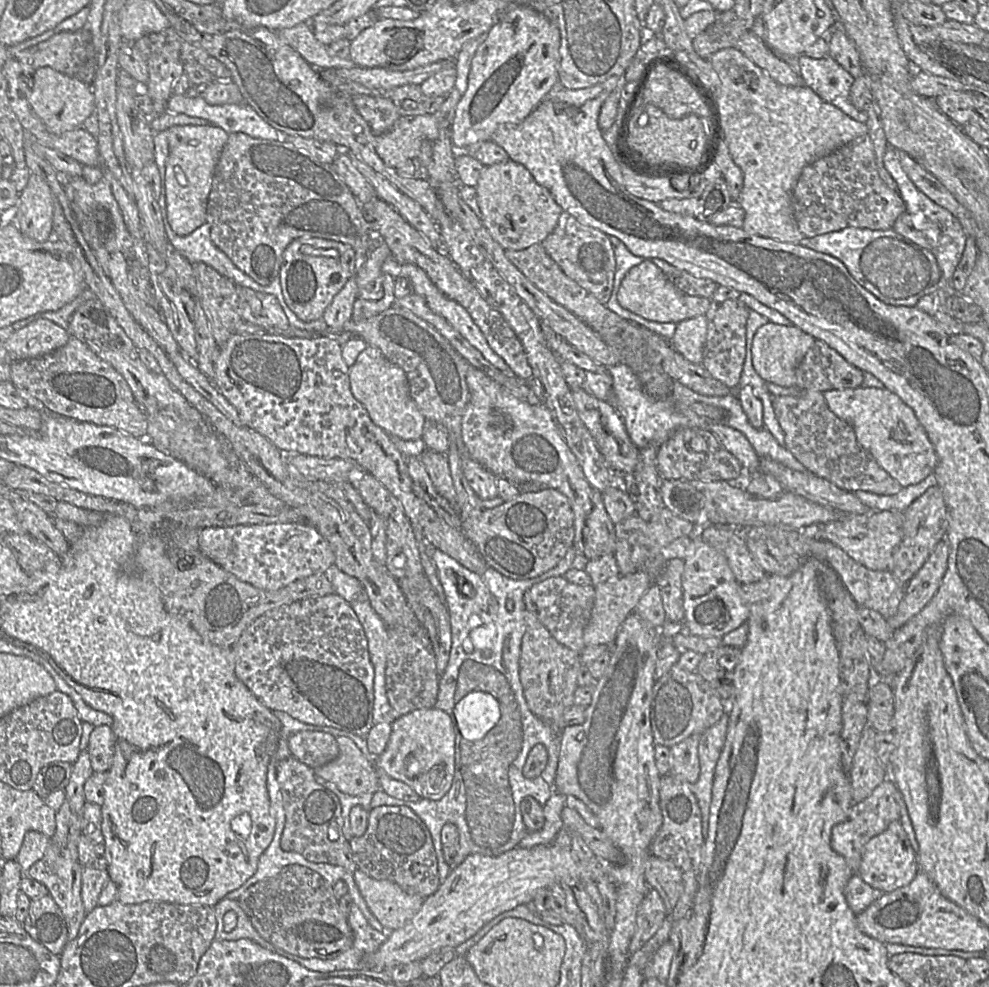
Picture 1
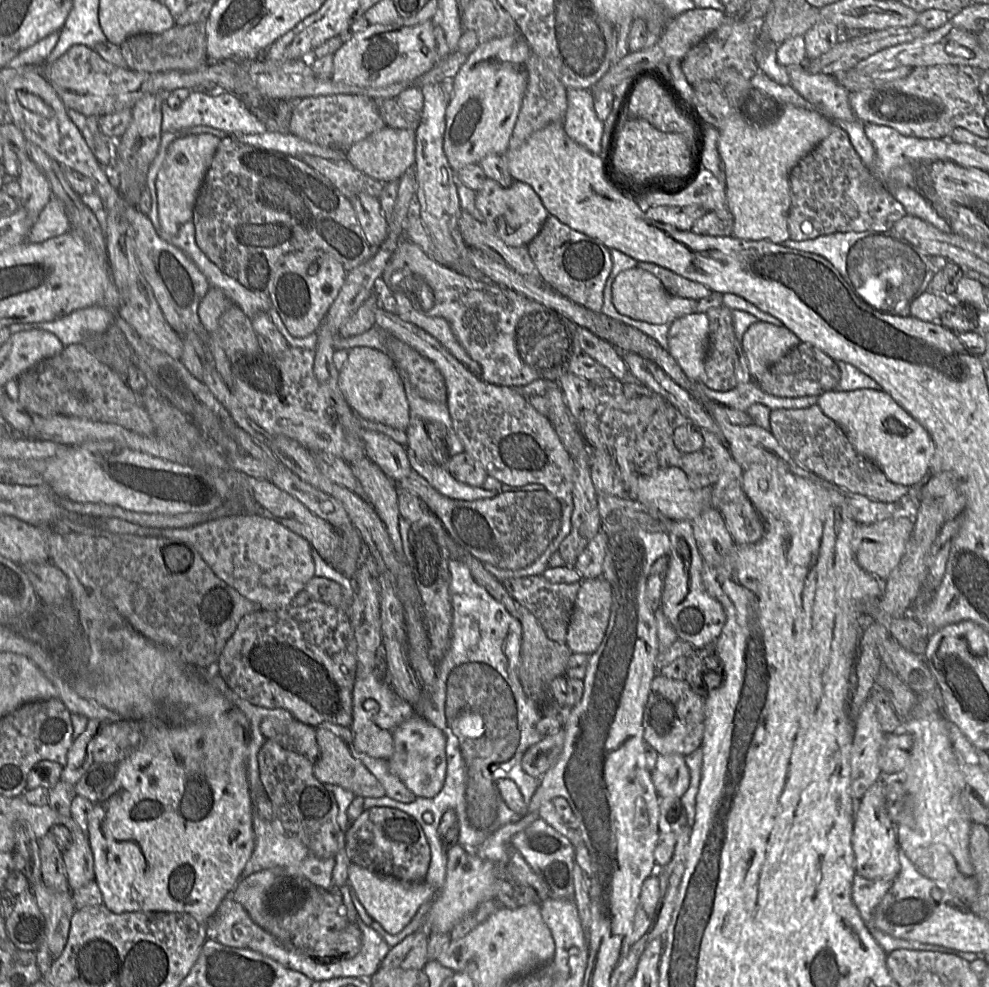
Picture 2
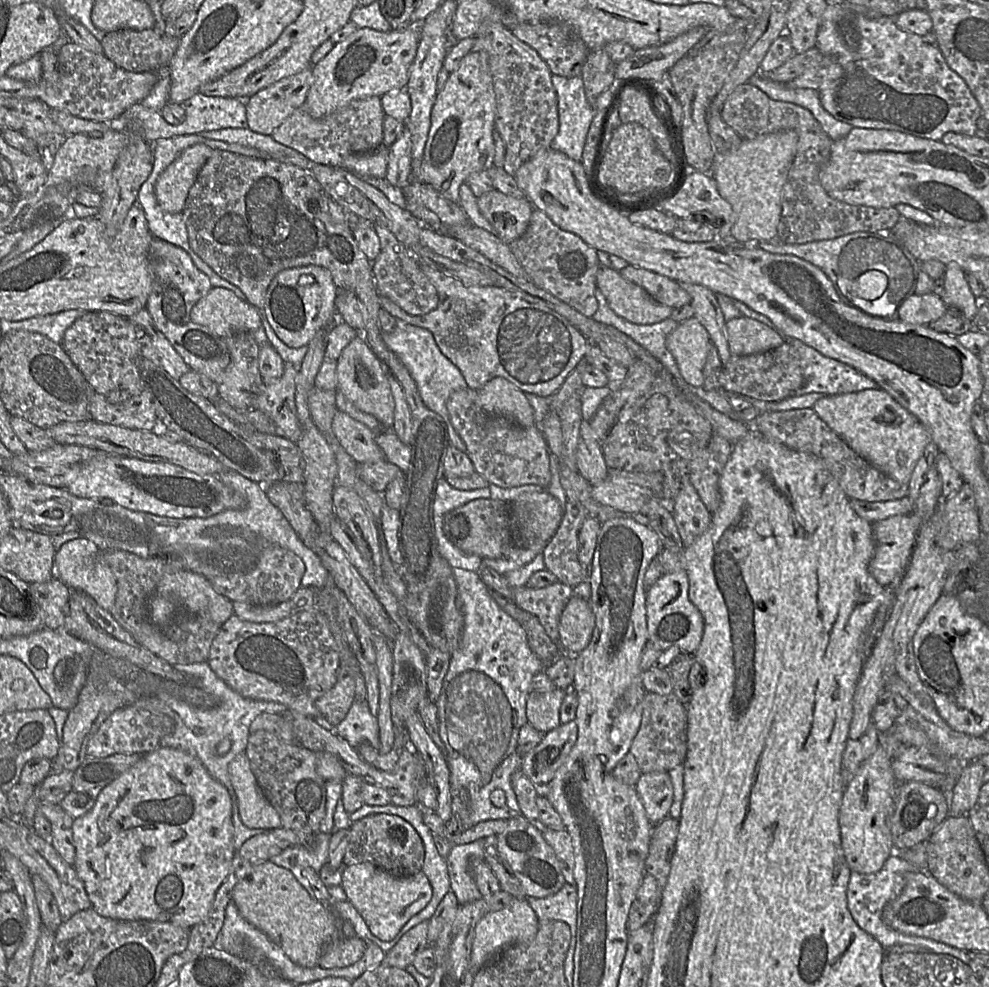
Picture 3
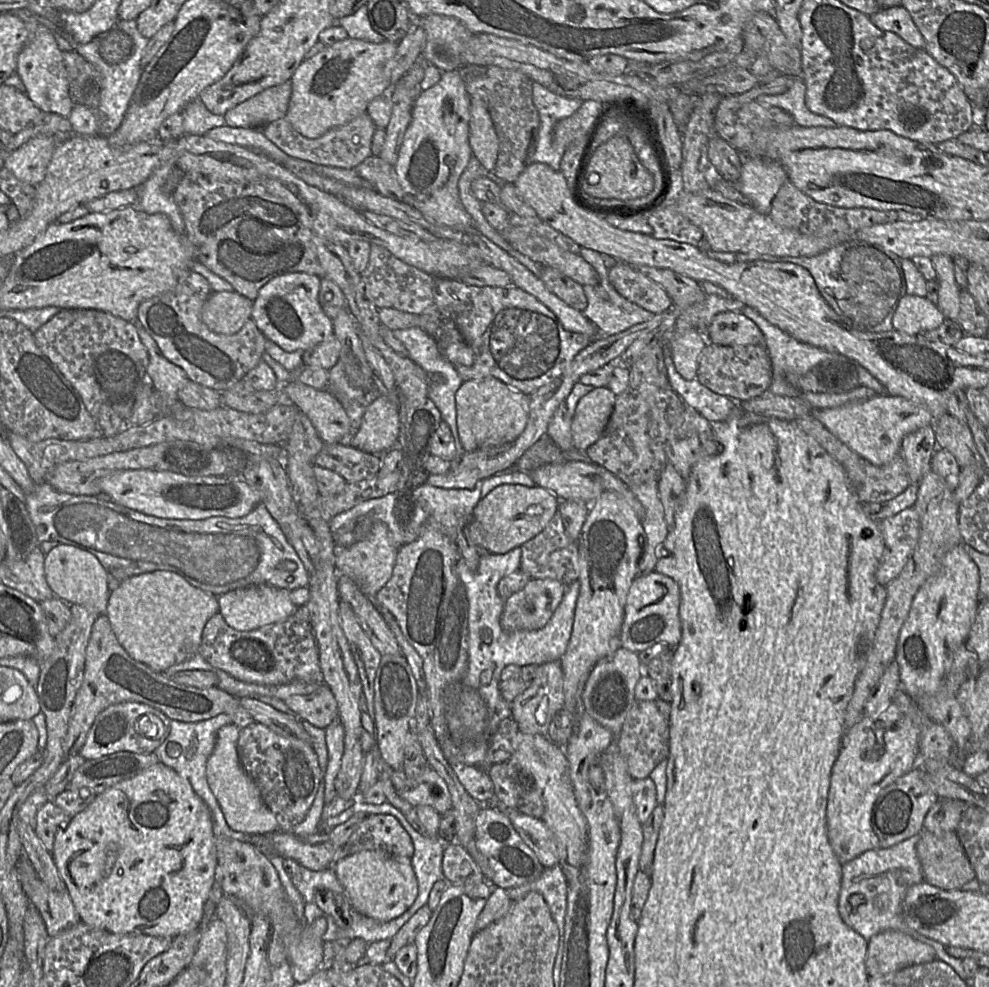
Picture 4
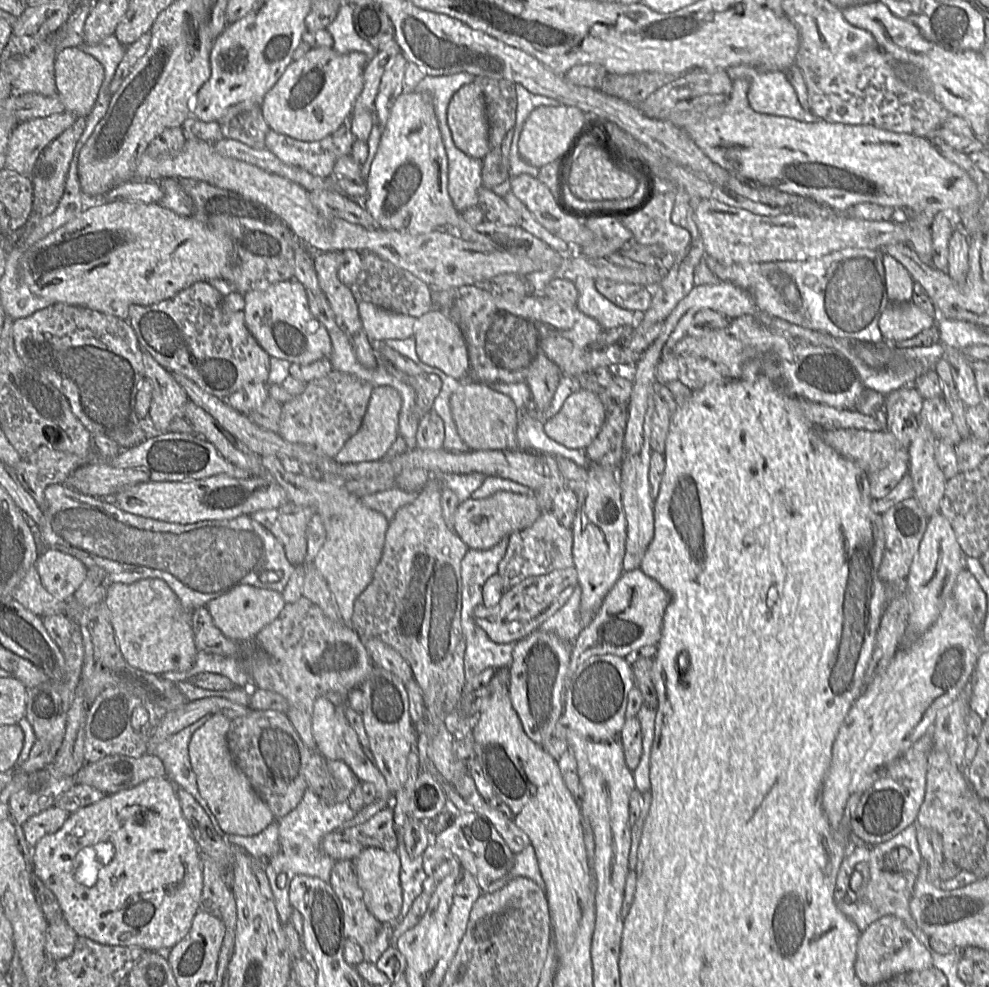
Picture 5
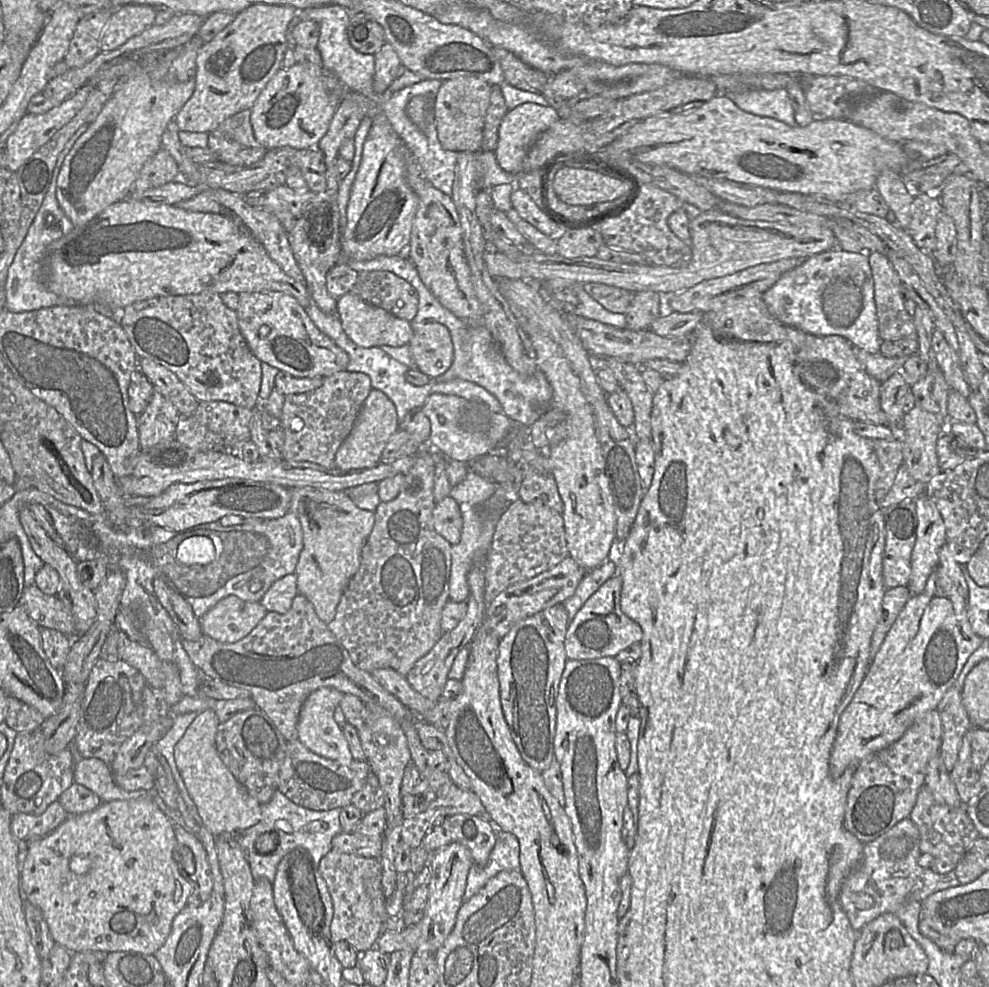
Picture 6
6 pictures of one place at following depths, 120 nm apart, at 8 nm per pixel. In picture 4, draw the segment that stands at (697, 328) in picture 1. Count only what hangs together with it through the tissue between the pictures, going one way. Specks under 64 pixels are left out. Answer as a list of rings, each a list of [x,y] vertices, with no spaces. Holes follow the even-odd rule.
[[[691,329],[673,337],[669,350],[676,370],[685,380],[697,376],[698,358],[708,341],[703,331]]]

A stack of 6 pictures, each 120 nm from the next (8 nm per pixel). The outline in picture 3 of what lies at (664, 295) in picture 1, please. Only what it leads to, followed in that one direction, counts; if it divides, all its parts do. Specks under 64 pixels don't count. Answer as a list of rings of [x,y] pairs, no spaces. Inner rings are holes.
[[[600,266],[595,281],[612,310],[630,322],[655,324],[670,318],[674,311],[656,301],[642,287],[624,279],[617,270]]]

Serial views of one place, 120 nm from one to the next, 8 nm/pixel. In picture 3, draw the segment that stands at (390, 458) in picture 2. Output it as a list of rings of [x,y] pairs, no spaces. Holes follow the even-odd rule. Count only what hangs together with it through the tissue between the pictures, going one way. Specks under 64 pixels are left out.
[[[338,410],[332,430],[340,445],[357,463],[384,460],[382,449],[376,443],[376,433],[360,421]]]

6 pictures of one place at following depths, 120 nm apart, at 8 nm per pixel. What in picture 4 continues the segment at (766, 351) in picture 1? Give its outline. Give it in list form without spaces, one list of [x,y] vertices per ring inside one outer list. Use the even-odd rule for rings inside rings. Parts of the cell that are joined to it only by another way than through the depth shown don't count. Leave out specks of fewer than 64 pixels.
[[[726,311],[715,315],[703,331],[708,343],[720,346],[763,345],[758,326],[741,312]]]

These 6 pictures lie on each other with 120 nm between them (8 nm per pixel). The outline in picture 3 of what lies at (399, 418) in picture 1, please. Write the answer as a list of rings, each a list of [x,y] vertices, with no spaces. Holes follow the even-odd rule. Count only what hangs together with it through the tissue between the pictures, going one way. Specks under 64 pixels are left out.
[[[361,333],[342,350],[336,369],[337,389],[358,409],[374,416],[383,426],[392,427],[394,399],[389,384],[390,371],[367,345]]]

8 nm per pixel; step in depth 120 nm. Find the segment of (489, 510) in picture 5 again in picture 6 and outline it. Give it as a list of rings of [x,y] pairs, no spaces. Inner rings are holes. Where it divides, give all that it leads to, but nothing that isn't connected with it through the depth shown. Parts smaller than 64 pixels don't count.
[[[451,497],[437,502],[433,512],[433,525],[437,533],[455,545],[461,537],[463,517],[458,503]]]

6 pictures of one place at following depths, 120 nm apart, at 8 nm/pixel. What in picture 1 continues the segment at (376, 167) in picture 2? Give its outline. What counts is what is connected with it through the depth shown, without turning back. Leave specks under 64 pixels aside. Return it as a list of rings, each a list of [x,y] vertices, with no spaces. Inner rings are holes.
[[[439,110],[432,114],[416,117],[400,117],[390,130],[376,136],[375,152],[386,166],[397,169],[409,160],[418,159],[423,141],[436,140],[439,135],[439,126],[445,121],[448,122],[451,137],[451,117]]]

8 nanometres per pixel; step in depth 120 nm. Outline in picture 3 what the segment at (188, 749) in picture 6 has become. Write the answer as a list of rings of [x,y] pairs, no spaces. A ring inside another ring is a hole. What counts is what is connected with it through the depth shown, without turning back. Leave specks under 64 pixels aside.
[[[245,752],[230,762],[228,770],[235,794],[234,803],[243,824],[249,828],[282,827],[280,816],[258,784]]]

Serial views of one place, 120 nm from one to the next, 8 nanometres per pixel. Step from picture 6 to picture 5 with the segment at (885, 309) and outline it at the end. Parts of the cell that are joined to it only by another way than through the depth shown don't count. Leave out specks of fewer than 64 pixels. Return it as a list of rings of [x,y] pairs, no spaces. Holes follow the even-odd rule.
[[[889,254],[882,255],[885,288],[891,304],[911,301],[915,282],[908,270]]]

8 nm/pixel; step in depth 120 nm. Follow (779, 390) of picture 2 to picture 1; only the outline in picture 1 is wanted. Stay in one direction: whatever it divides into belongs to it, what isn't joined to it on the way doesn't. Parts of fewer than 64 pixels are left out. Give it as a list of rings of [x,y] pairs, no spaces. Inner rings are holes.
[[[816,340],[797,367],[794,387],[822,393],[861,388],[864,374],[825,342]]]

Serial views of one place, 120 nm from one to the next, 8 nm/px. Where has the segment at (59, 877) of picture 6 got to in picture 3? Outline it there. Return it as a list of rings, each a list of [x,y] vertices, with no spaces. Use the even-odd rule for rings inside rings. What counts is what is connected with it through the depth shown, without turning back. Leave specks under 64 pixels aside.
[[[158,746],[105,786],[95,800],[94,806],[84,815],[73,821],[73,841],[76,857],[73,867],[82,880],[91,907],[101,916],[125,921],[160,921],[192,928],[202,921],[214,900],[215,894],[229,874],[236,848],[234,845],[233,800],[226,786],[216,780],[201,760],[183,750]]]

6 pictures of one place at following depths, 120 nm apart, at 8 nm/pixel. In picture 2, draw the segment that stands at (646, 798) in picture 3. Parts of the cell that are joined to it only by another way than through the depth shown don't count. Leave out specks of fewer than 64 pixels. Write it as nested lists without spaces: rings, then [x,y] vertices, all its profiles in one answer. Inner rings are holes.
[[[679,753],[659,755],[652,770],[652,781],[659,797],[681,798],[690,785],[685,756]]]

